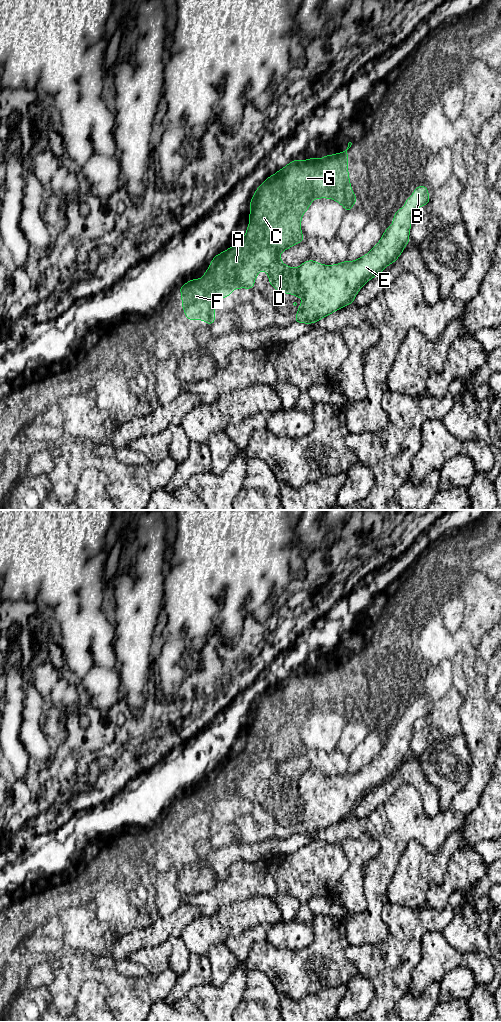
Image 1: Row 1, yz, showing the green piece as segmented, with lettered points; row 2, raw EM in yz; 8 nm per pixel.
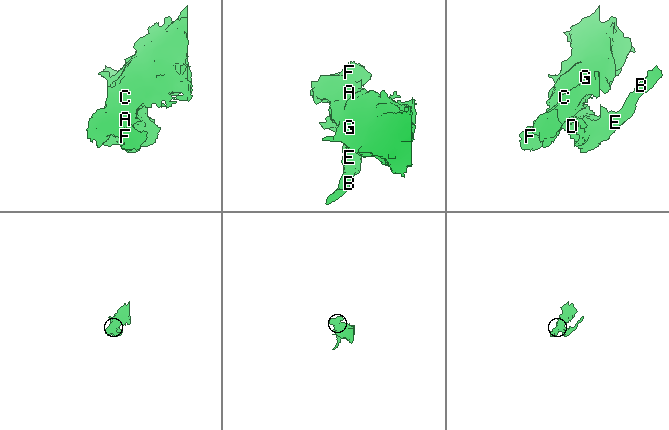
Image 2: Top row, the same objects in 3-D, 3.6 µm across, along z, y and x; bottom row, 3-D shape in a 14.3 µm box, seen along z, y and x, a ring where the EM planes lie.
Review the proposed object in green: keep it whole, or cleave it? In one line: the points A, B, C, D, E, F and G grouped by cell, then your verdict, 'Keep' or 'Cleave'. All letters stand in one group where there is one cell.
Groups: A C F G / B D E. Cleave

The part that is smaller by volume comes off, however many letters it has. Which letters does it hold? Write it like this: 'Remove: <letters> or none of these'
Remove: B, D, E

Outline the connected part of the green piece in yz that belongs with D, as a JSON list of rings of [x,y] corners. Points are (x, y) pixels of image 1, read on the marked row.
[[[425,186],[416,187],[413,196],[405,200],[406,207],[399,208],[395,213],[392,226],[385,229],[380,242],[368,254],[356,261],[345,260],[340,264],[329,266],[308,260],[299,268],[291,268],[284,265],[278,256],[266,266],[265,273],[270,279],[269,286],[275,286],[278,294],[284,291],[286,294],[295,294],[297,298],[304,296],[304,301],[301,302],[293,322],[312,324],[345,305],[351,305],[360,288],[372,277],[381,273],[387,265],[395,262],[409,243],[409,231],[415,209],[426,206],[432,199],[428,197],[428,191]]]

